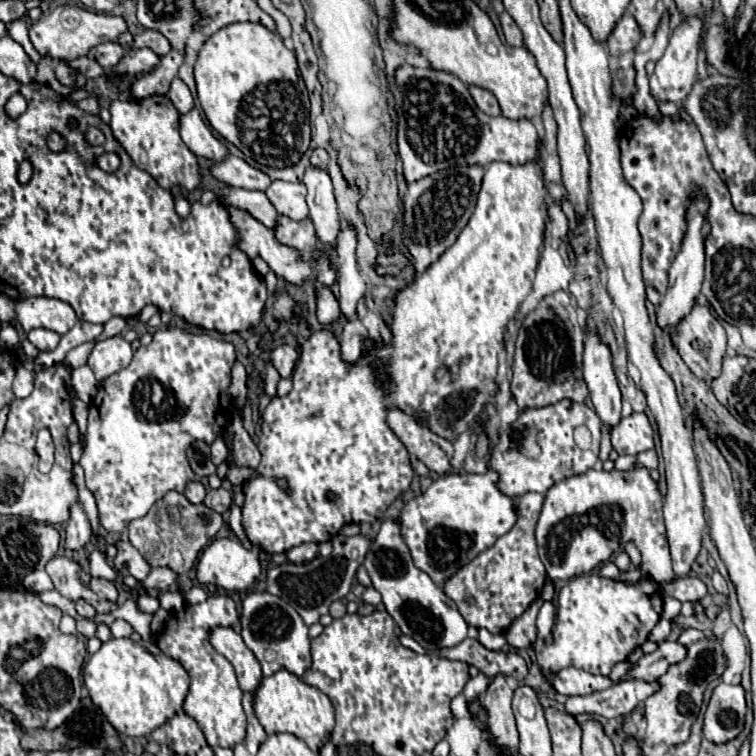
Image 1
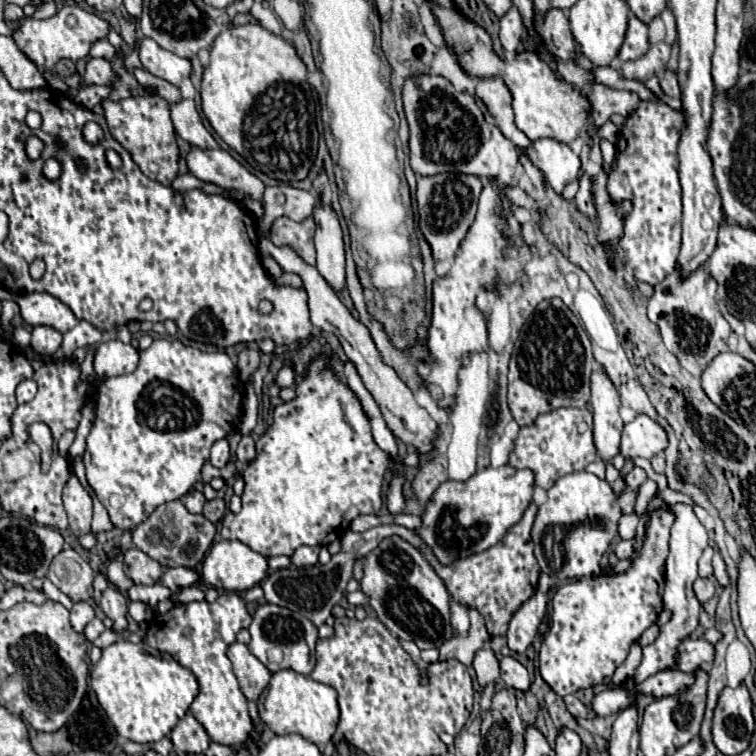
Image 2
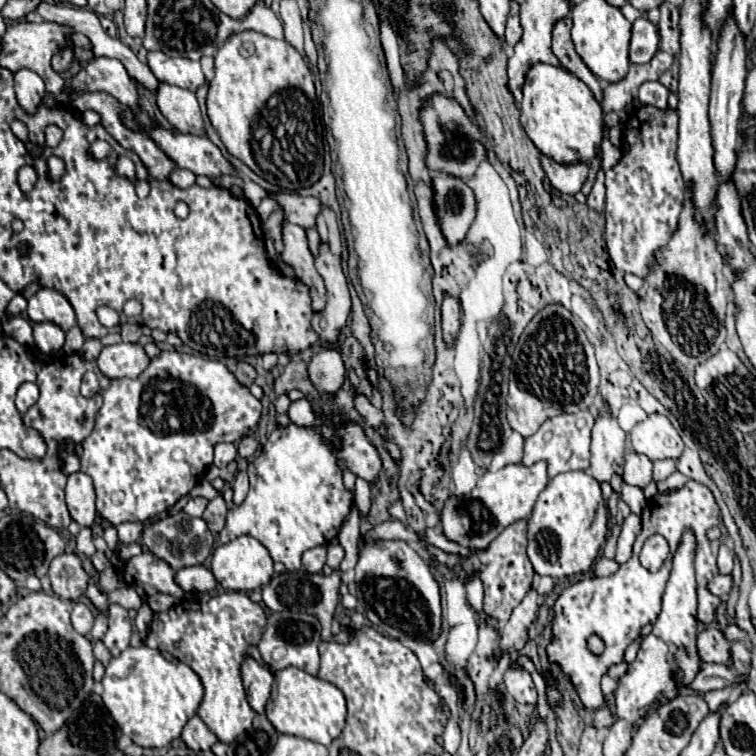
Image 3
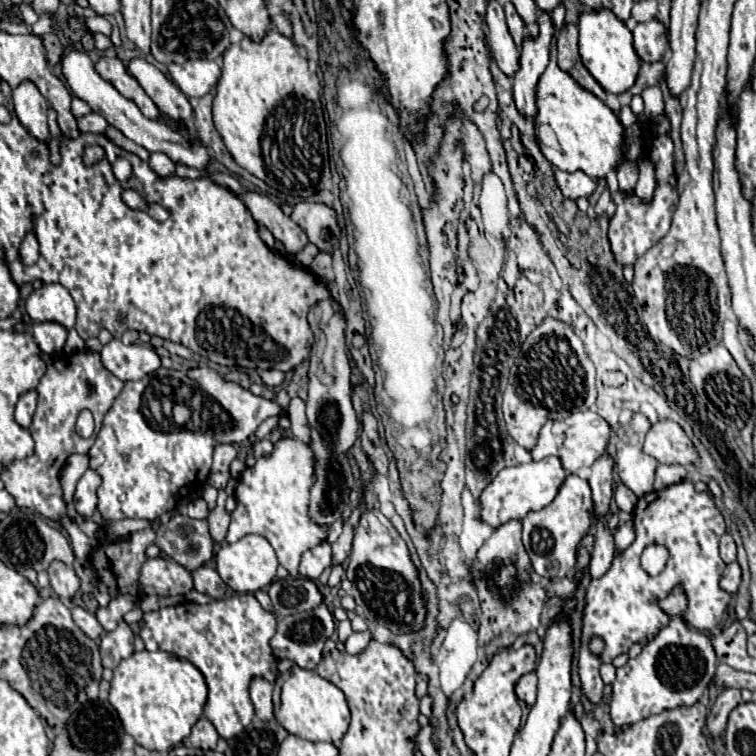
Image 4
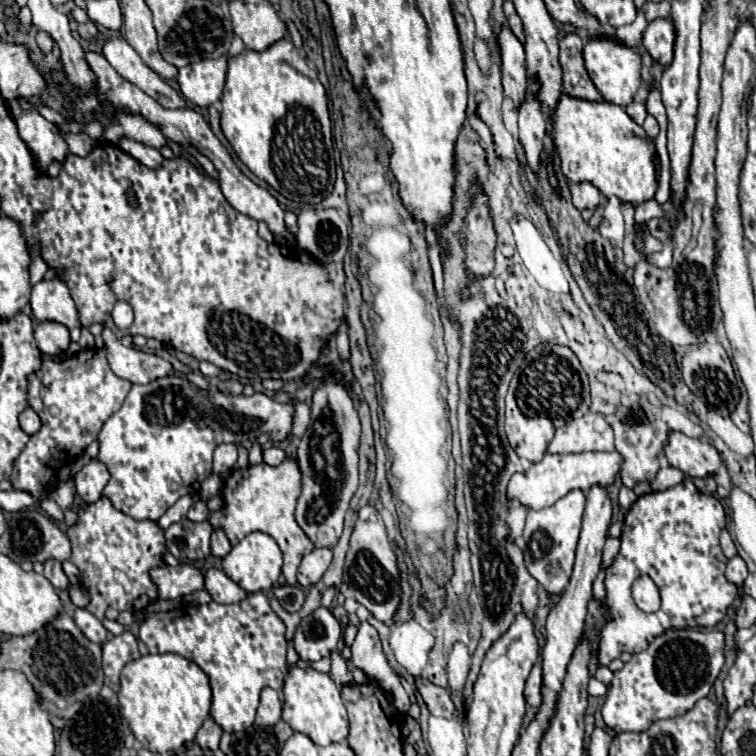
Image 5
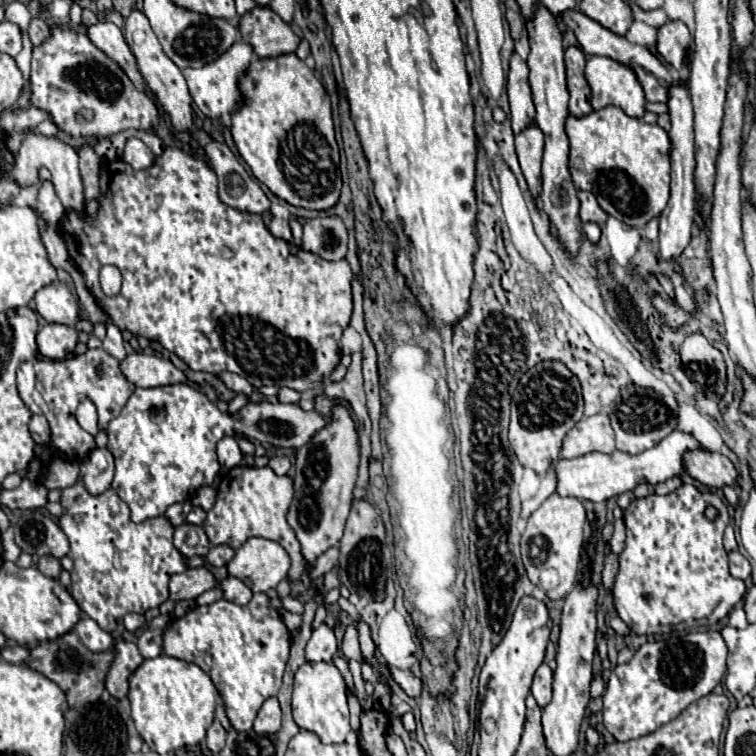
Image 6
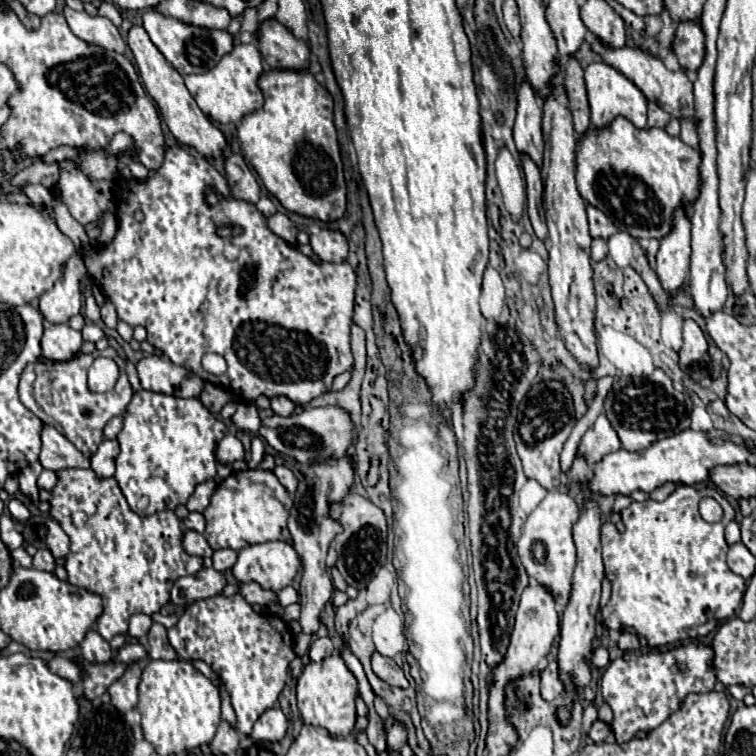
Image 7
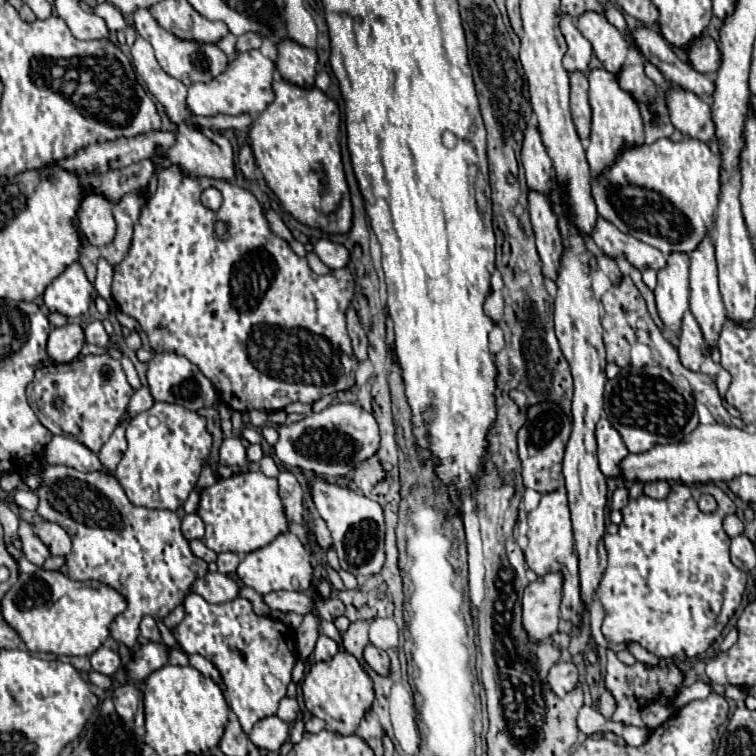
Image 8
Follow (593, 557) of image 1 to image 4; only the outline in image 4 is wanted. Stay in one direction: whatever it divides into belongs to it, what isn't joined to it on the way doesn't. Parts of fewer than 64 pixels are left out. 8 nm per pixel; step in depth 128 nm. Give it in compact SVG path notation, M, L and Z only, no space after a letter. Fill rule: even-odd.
M636 412L632 420L626 426L620 426L616 432L618 476L620 482L626 484L636 496L644 496L654 490L652 484L658 460L642 452L642 440L646 438L650 424L652 422L642 412ZM568 476L562 484L558 496L552 504L538 512L528 512L528 516L522 520L524 534L522 542L530 556L532 568L542 578L564 578L570 568L576 564L576 546L580 544L582 536L588 532L592 524L592 498L590 498L590 486L586 480L578 476Z

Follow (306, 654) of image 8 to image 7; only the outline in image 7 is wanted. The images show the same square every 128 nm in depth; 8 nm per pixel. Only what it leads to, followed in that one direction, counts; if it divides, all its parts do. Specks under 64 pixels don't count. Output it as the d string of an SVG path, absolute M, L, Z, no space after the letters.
M350 458L342 460L324 460L324 462L312 462L308 466L308 472L304 480L300 482L296 494L294 494L294 506L290 508L290 518L288 518L288 530L292 534L294 548L302 560L302 580L300 580L300 626L304 634L314 636L320 628L320 610L324 608L326 602L330 602L334 584L326 568L326 552L332 542L332 538L342 530L338 522L328 518L328 506L330 502L340 502L346 494L348 488L354 482L354 470L350 464Z

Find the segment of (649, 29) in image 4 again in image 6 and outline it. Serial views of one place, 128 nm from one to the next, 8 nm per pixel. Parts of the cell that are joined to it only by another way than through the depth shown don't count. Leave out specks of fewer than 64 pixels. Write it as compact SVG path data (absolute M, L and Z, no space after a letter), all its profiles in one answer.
M668 22L658 30L658 52L674 68L682 70L686 52L694 52L694 38L684 22Z

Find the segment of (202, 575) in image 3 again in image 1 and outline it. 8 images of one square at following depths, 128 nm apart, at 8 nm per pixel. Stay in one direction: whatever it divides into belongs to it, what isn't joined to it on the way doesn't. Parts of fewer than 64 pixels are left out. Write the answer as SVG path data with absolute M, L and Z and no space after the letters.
M152 568L152 572L144 580L144 586L150 590L166 592L168 588L172 588L176 584L176 578L178 578L178 574L170 568Z

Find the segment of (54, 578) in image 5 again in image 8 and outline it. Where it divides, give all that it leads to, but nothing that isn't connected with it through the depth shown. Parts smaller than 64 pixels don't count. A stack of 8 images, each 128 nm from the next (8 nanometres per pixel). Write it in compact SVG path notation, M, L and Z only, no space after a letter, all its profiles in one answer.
M20 522L20 528L18 528L18 538L22 542L22 552L24 556L32 562L32 564L42 564L50 552L46 548L46 544L42 544L42 540L38 540L38 536L34 536L34 530L28 522Z

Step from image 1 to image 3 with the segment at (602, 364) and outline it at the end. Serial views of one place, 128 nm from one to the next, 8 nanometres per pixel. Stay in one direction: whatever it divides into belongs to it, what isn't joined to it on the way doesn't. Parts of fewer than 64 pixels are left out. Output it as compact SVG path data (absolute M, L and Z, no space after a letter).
M604 406L592 430L592 458L588 474L596 478L596 482L610 482L612 474L620 472L624 442L626 432L618 426L618 422L608 414L608 408Z

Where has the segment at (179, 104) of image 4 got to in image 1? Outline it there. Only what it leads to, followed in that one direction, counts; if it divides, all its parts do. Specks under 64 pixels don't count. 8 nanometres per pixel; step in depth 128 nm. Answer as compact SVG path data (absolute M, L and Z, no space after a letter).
M196 108L180 116L180 136L196 156L204 156L208 160L222 160L228 154L226 146L214 138Z

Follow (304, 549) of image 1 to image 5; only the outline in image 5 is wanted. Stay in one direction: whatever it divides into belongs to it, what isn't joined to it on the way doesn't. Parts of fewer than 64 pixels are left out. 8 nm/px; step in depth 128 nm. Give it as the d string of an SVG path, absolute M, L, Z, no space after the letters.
M328 548L312 550L310 554L306 554L302 558L300 568L298 568L298 582L300 582L300 586L310 588L312 584L316 584L322 578L322 574L324 574L324 570L326 570L326 566L328 566L330 560L332 560L332 552Z

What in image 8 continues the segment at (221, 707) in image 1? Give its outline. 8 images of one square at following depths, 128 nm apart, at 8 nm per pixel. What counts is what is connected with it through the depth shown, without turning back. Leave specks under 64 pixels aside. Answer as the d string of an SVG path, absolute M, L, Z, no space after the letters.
M192 592L184 600L184 610L186 616L174 630L178 644L186 654L198 652L216 666L226 686L228 704L238 716L242 730L250 732L258 720L274 716L292 682L292 668L296 664L294 630L280 620L254 614L246 598L210 604Z

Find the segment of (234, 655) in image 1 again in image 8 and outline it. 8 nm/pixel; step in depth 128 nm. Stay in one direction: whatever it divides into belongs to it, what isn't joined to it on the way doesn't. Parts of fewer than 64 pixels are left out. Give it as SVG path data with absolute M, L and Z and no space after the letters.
M268 716L258 720L248 736L262 750L280 750L280 746L288 740L288 732L290 728L286 722L282 722L278 716Z

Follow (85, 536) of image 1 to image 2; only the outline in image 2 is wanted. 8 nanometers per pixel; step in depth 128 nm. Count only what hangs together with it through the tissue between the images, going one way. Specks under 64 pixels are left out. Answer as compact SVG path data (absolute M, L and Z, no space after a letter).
M76 474L70 476L70 480L64 486L64 508L70 520L70 530L74 534L86 534L90 532L92 522L92 498L88 490L82 486Z

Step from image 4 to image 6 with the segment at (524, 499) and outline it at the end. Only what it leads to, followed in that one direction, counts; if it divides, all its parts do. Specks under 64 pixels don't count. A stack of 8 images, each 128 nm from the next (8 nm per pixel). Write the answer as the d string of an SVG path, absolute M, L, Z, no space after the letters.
M672 432L666 436L662 442L658 442L654 448L644 450L642 454L626 454L626 452L612 452L612 454L602 454L602 452L592 452L580 458L564 460L560 458L556 462L556 472L558 472L558 494L560 496L574 496L578 500L590 500L590 502L604 502L612 496L620 496L622 492L634 490L638 484L660 484L666 482L668 478L682 478L686 476L684 468L684 456L686 452L692 450L702 450L702 444L686 432Z

